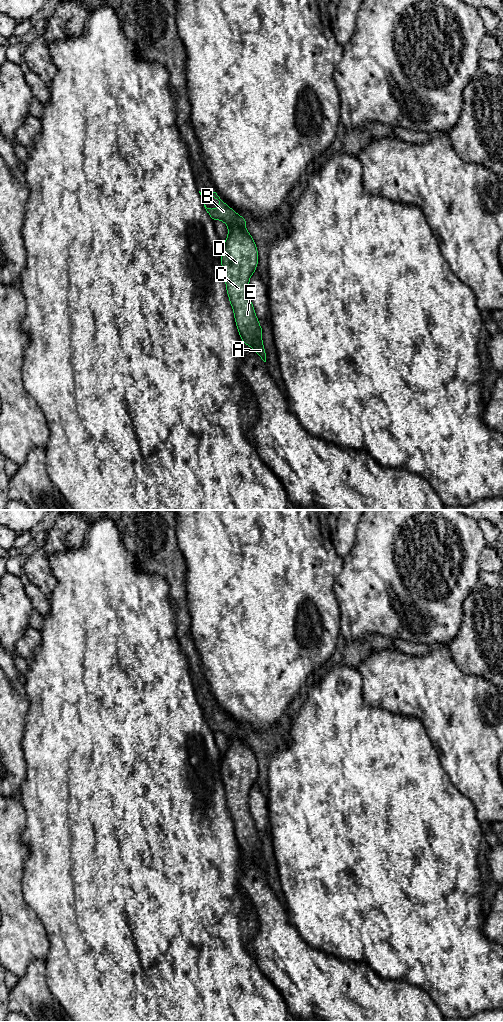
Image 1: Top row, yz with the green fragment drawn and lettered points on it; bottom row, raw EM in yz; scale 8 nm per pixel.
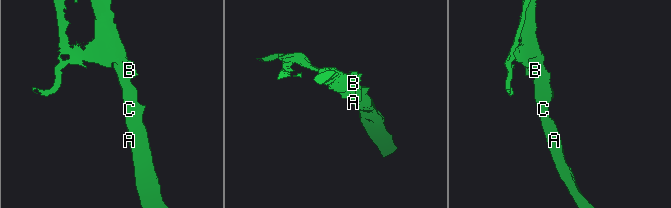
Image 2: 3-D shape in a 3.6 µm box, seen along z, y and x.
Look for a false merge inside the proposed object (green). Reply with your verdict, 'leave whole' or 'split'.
split

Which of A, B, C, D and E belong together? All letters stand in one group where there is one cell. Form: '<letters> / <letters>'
A C D E / B

